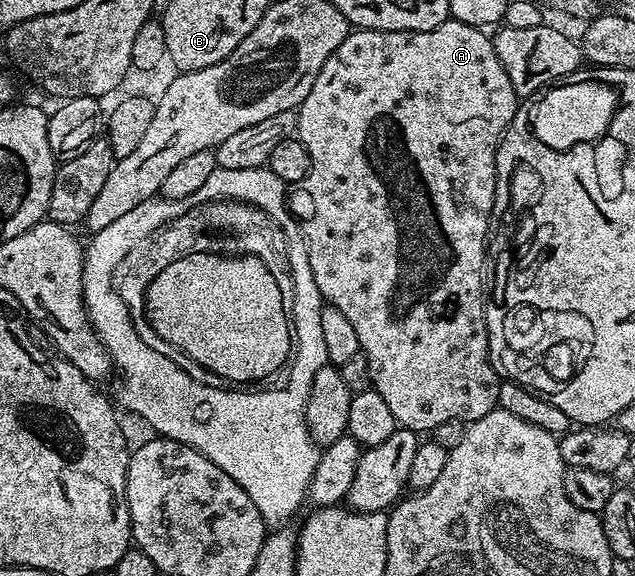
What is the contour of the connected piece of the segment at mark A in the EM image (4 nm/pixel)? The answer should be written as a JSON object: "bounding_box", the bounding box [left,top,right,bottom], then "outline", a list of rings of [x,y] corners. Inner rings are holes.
{"bounding_box":[288,19,520,435],"outline":[[[453,19],[440,23],[438,29],[432,31],[376,31],[375,29],[354,29],[328,55],[324,67],[316,75],[316,83],[312,83],[312,91],[302,100],[296,112],[298,115],[297,138],[308,147],[310,156],[310,170],[305,179],[300,183],[300,187],[295,188],[288,197],[288,208],[299,222],[300,232],[306,243],[308,259],[312,267],[312,275],[316,279],[316,287],[320,291],[323,302],[332,307],[336,307],[347,316],[352,322],[352,327],[356,331],[356,339],[360,339],[360,352],[368,359],[370,368],[370,383],[372,388],[384,398],[384,403],[392,410],[392,415],[398,420],[399,426],[404,429],[411,429],[413,433],[419,435],[429,434],[440,423],[449,421],[461,421],[469,423],[488,415],[495,409],[498,403],[498,387],[500,384],[499,374],[496,372],[494,363],[490,359],[490,339],[486,331],[486,313],[482,309],[482,268],[486,265],[486,232],[492,229],[492,207],[494,206],[494,192],[496,191],[496,155],[498,154],[498,144],[502,142],[502,136],[506,134],[506,128],[512,123],[520,104],[518,92],[512,87],[512,79],[508,79],[508,71],[500,63],[500,59],[494,50],[494,42],[489,36],[485,37],[483,30],[477,25],[465,25]]]}

